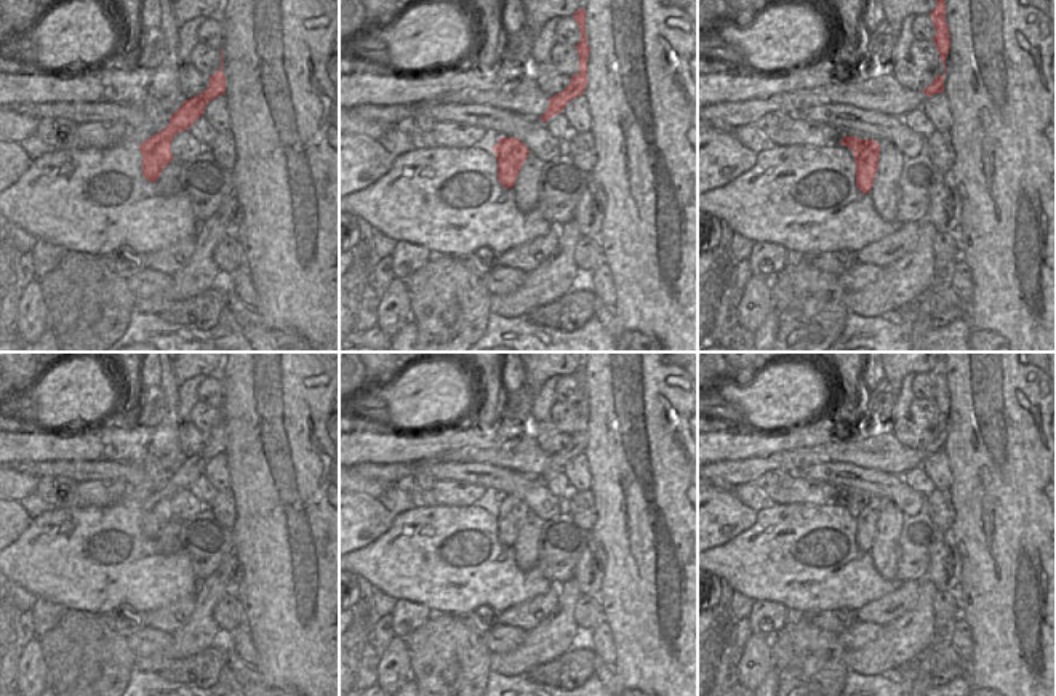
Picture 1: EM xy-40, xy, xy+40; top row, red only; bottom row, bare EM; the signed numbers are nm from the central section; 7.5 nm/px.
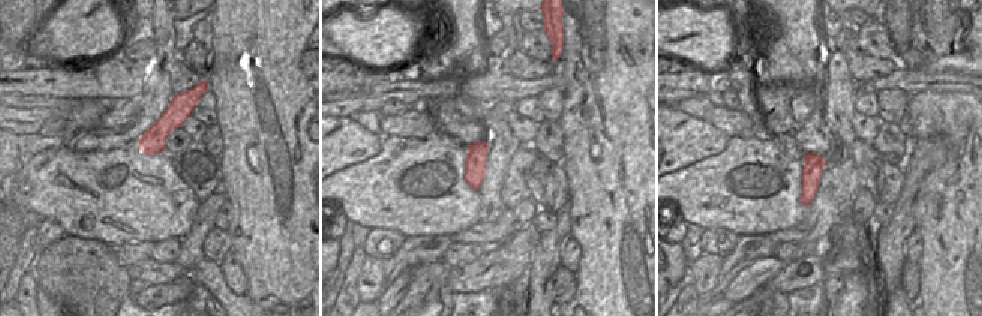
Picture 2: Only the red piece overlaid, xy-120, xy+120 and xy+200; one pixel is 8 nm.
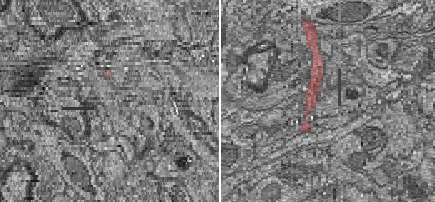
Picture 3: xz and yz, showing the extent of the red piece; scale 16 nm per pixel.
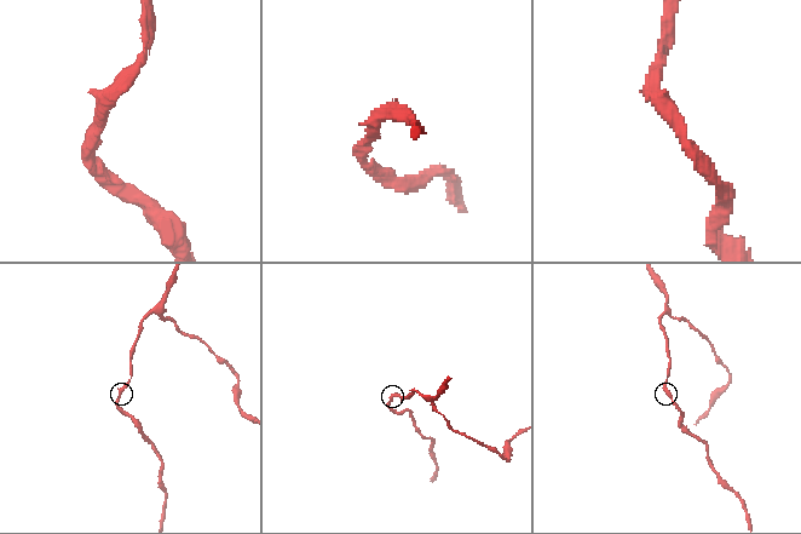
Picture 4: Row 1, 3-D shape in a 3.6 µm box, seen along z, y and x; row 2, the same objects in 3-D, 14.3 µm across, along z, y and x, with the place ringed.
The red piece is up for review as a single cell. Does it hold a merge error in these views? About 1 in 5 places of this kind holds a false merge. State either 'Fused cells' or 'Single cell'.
Single cell.

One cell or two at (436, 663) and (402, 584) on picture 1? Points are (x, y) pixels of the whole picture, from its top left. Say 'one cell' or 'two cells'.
two cells

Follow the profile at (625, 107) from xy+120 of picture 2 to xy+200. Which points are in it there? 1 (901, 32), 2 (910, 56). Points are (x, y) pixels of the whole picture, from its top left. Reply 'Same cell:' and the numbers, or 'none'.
Same cell: none

